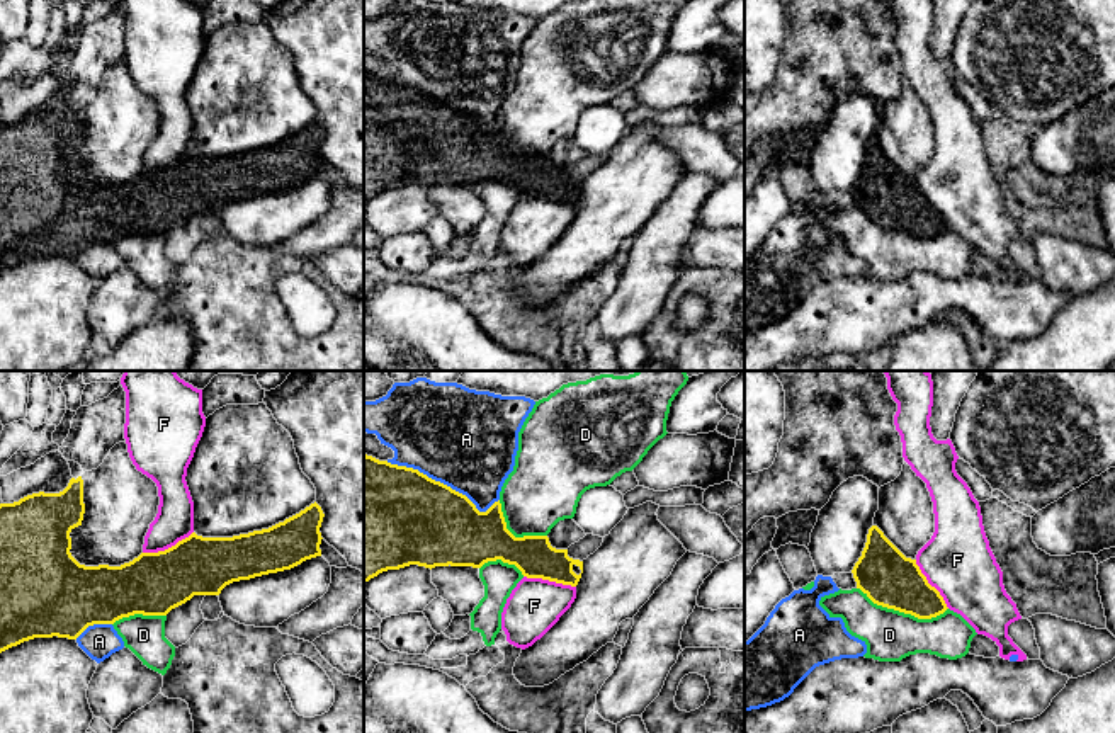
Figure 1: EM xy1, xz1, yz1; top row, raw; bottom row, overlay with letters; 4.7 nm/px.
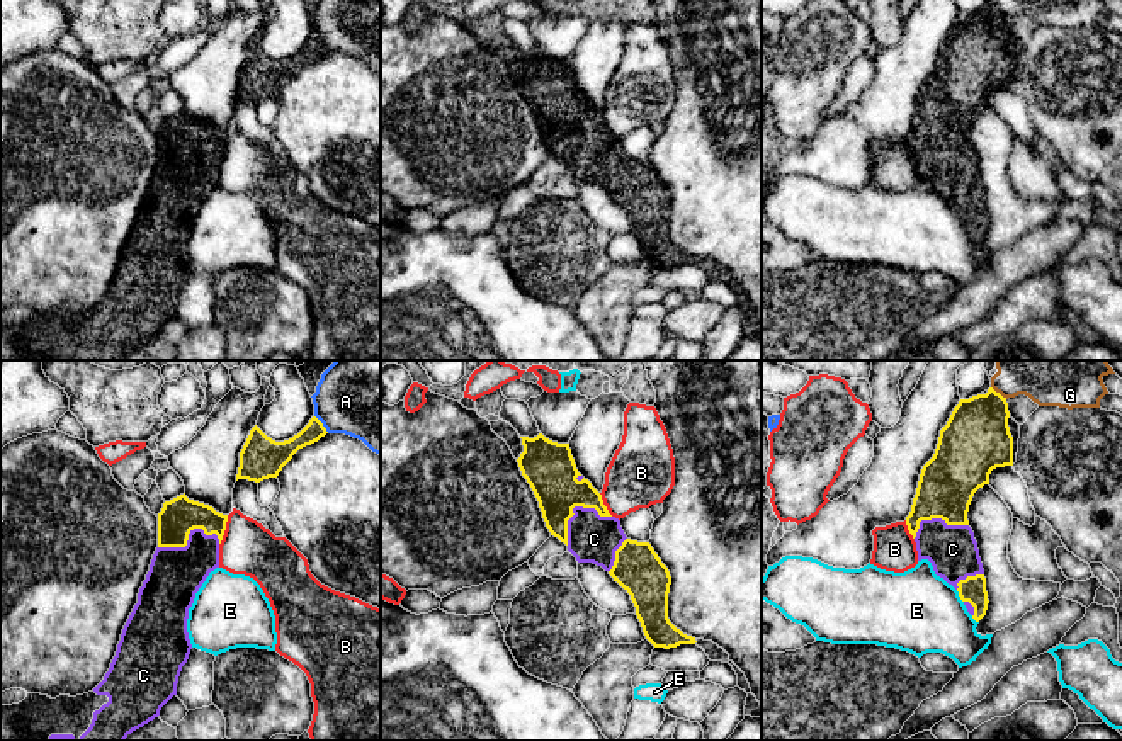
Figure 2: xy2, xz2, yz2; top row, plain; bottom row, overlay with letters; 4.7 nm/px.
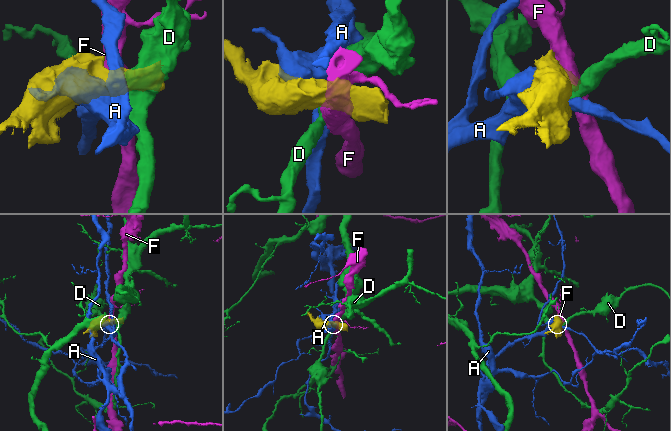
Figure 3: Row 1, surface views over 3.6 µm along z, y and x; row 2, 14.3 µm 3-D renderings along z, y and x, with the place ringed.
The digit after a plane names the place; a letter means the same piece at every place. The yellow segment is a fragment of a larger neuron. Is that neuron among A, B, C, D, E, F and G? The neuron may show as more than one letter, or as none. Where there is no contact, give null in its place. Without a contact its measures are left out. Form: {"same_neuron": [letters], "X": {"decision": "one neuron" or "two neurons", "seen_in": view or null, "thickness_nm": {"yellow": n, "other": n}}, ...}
{"same_neuron": ["C"], "A": {"decision": "two neurons", "seen_in": "xz1", "thickness_nm": {"yellow": 460, "other": 480}}, "B": {"decision": "two neurons", "seen_in": "xy2", "thickness_nm": {"yellow": 170, "other": 260}}, "C": {"decision": "one neuron", "seen_in": "xy2", "thickness_nm": {"yellow": 170, "other": 260}}, "D": {"decision": "two neurons", "seen_in": "yz1", "thickness_nm": {"yellow": 260, "other": 240}}, "E": {"decision": "two neurons", "seen_in": "yz2", "thickness_nm": {"yellow": 120, "other": 380}}, "F": {"decision": "two neurons", "seen_in": "xz1", "thickness_nm": {"yellow": 190, "other": 260}}, "G": {"decision": "two neurons", "seen_in": "yz2", "thickness_nm": {"yellow": 320, "other": 130}}}

